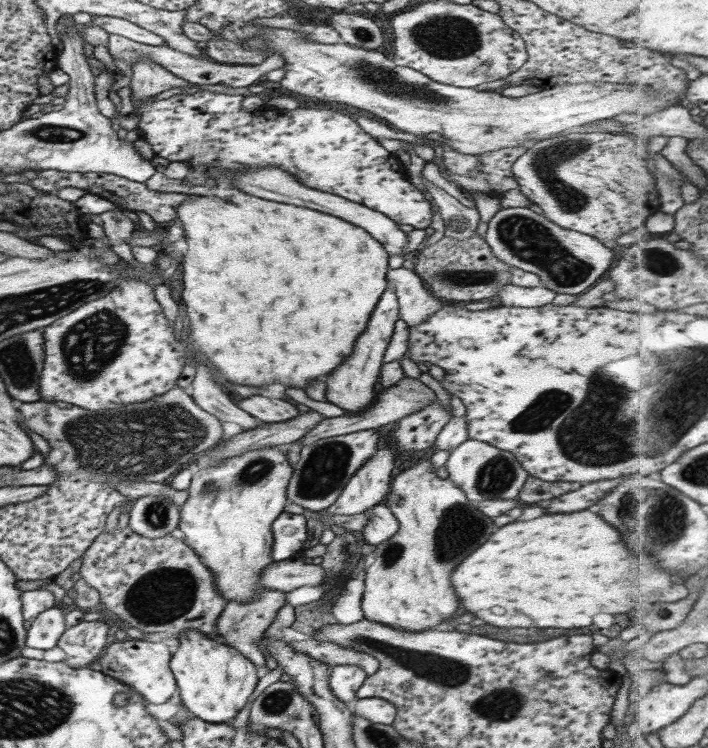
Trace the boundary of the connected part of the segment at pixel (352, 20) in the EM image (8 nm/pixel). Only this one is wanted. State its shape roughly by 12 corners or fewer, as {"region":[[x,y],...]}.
{"region":[[352,10],[326,22],[349,46],[376,50],[383,33],[373,19]]}

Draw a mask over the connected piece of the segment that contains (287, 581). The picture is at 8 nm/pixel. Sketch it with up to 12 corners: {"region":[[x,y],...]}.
{"region":[[297,556],[271,561],[258,574],[265,589],[287,593],[319,586],[326,574]]}

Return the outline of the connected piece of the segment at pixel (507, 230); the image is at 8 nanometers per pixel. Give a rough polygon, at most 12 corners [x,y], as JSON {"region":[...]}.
{"region":[[527,207],[499,209],[483,239],[557,294],[605,274],[615,249]]}

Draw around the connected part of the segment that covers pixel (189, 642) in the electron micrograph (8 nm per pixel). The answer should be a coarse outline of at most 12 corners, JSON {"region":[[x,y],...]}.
{"region":[[195,629],[169,669],[188,715],[230,723],[257,668]]}

